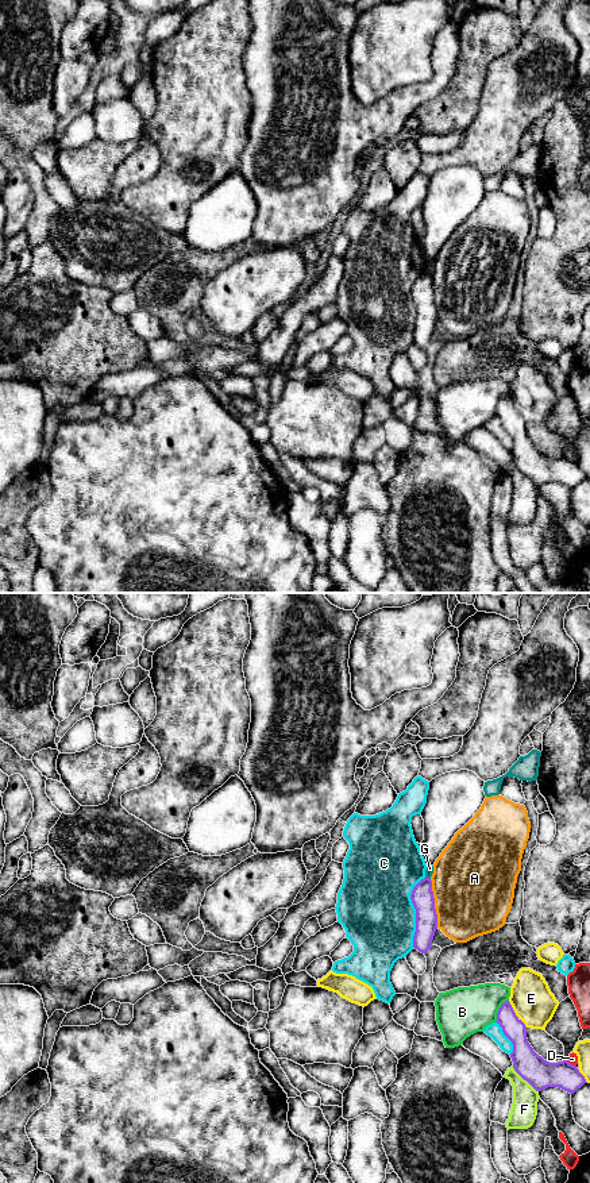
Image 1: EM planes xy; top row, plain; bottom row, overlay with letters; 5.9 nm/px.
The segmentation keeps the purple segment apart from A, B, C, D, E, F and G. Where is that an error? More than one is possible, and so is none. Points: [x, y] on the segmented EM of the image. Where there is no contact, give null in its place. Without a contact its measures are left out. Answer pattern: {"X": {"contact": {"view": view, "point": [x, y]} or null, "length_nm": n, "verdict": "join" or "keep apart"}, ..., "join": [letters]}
{"A": {"contact": {"view": "xy", "point": [434, 904]}, "length_nm": 300, "verdict": "keep apart"}, "B": {"contact": {"view": "xy", "point": [498, 1010]}, "length_nm": 160, "verdict": "keep apart"}, "C": {"contact": {"view": "xy", "point": [416, 912]}, "length_nm": 440, "verdict": "keep apart"}, "D": {"contact": {"view": "xy", "point": [571, 1064]}, "length_nm": 80, "verdict": "keep apart"}, "E": {"contact": {"view": "xy", "point": [515, 1014]}, "length_nm": 200, "verdict": "keep apart"}, "F": {"contact": {"view": "xy", "point": [524, 1079]}, "length_nm": 220, "verdict": "keep apart"}, "G": {"contact": {"view": "xy", "point": [428, 878]}, "length_nm": 40, "verdict": "keep apart"}, "join": []}

